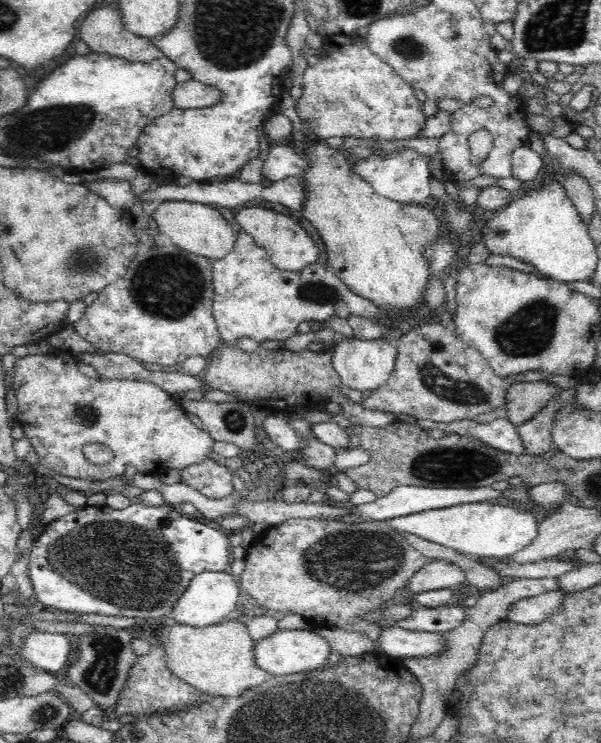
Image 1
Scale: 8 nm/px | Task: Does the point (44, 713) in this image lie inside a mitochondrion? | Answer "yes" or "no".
yes

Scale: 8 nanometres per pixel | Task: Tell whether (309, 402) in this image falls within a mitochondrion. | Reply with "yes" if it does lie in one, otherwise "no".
no

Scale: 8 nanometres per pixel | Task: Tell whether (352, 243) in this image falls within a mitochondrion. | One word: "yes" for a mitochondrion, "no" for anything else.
no

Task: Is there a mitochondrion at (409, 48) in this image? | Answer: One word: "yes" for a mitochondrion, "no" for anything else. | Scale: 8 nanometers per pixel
yes

